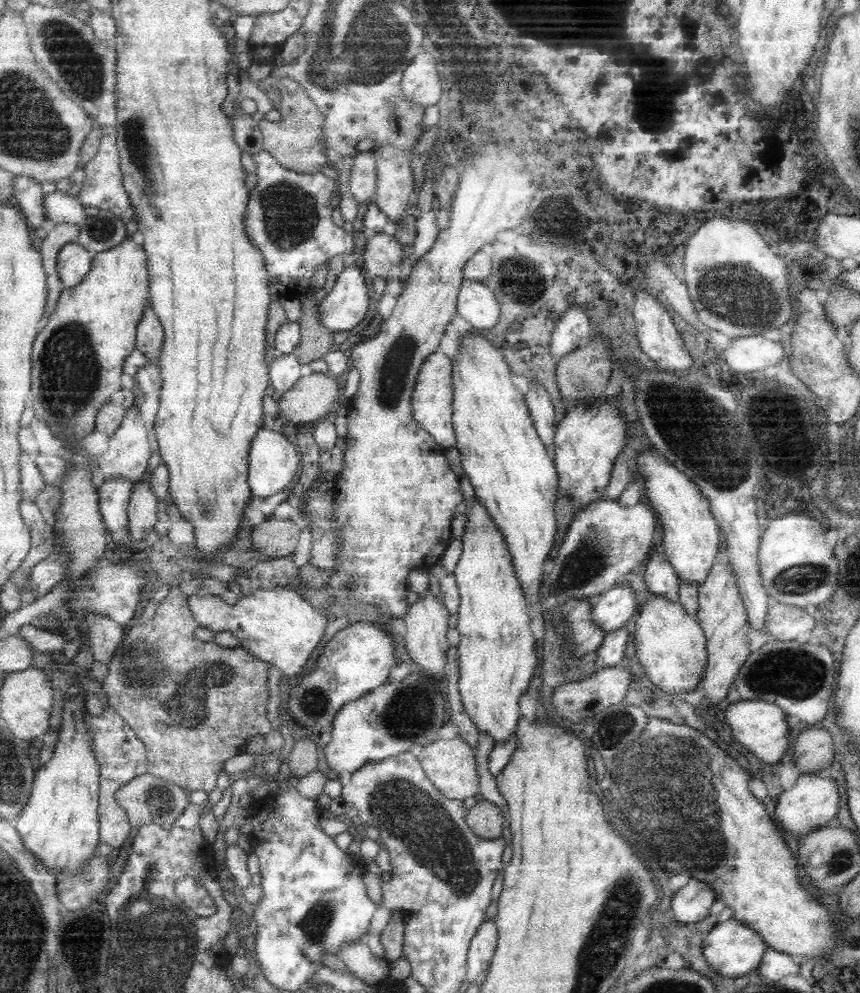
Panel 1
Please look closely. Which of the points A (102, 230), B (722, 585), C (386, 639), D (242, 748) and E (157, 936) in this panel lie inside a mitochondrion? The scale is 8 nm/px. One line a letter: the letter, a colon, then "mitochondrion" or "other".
A: mitochondrion
B: other
C: other
D: other
E: mitochondrion

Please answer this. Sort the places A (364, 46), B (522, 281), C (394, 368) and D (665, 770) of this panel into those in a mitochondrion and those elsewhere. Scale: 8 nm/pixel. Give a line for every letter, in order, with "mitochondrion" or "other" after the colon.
A: mitochondrion
B: mitochondrion
C: mitochondrion
D: mitochondrion

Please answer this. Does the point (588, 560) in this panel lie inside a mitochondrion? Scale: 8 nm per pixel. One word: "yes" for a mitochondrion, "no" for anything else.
yes

